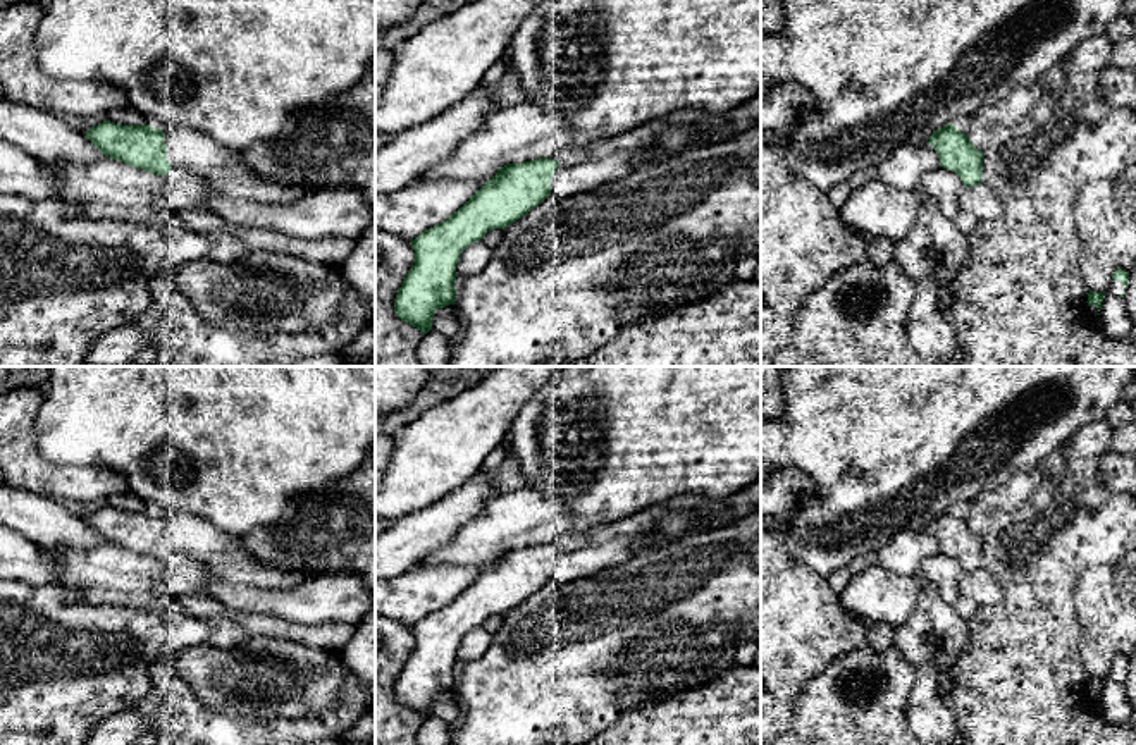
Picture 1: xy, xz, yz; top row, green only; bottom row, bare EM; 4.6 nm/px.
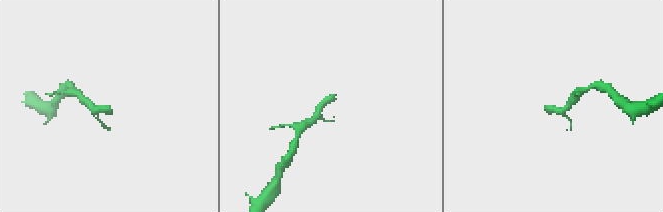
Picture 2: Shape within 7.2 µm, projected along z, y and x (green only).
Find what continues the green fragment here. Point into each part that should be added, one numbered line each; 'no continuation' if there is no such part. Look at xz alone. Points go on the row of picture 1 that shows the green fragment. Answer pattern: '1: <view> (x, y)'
1: xz (610, 159)

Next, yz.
no continuation

